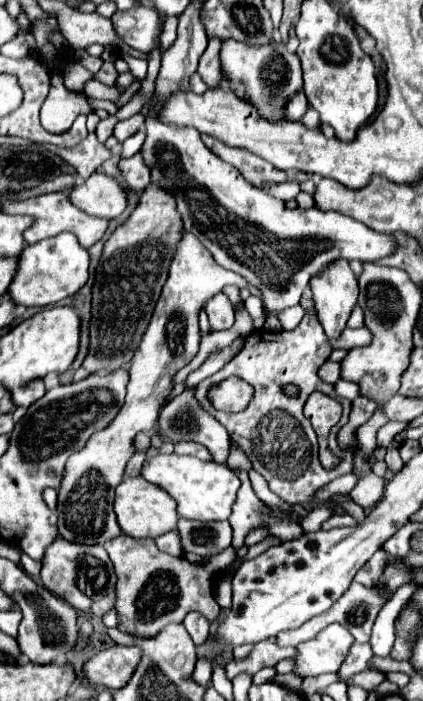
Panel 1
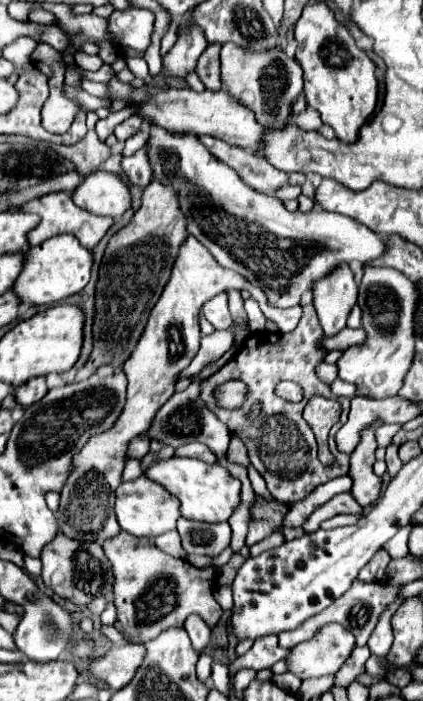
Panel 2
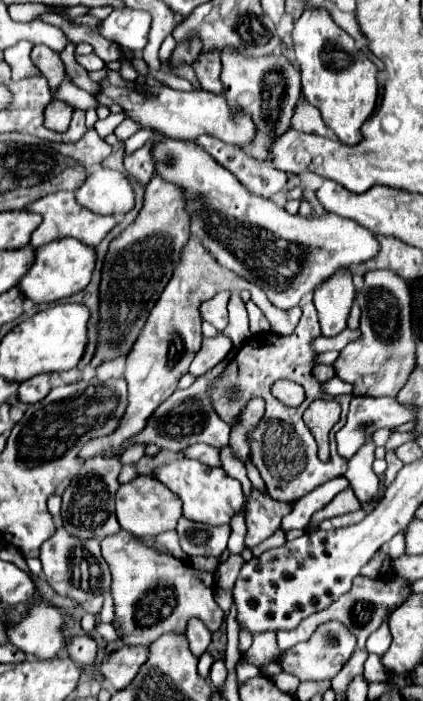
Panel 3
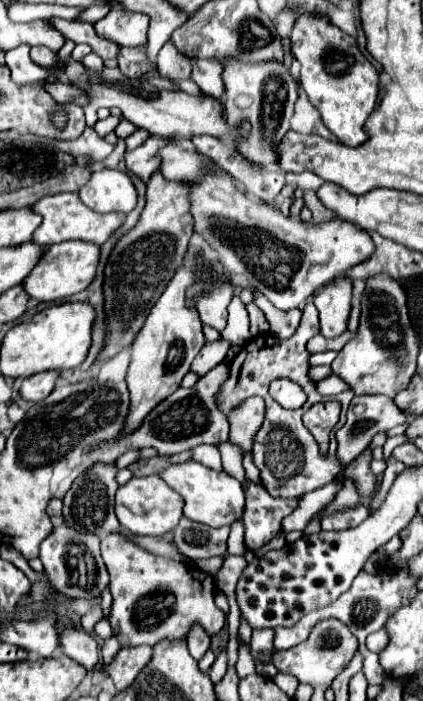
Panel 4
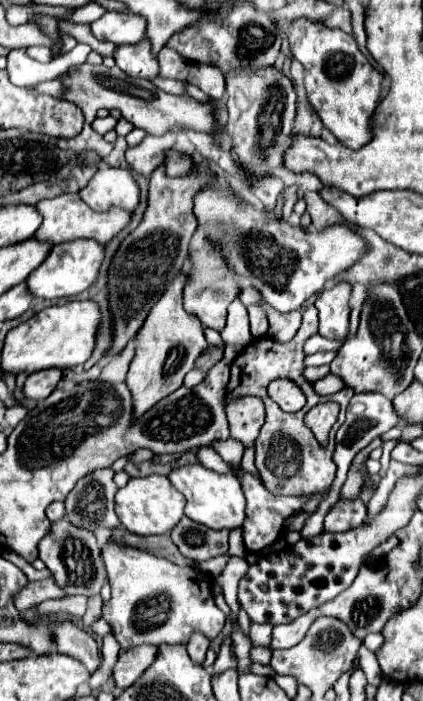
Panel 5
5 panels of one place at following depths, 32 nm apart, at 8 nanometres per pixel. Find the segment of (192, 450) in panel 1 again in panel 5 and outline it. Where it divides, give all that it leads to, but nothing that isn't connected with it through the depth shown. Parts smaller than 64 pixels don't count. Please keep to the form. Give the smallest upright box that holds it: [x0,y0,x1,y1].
[194,446,230,474]

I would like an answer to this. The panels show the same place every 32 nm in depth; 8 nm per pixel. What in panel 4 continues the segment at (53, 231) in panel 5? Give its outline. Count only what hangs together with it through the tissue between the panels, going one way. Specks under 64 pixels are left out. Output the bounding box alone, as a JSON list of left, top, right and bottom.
[30,192,124,246]

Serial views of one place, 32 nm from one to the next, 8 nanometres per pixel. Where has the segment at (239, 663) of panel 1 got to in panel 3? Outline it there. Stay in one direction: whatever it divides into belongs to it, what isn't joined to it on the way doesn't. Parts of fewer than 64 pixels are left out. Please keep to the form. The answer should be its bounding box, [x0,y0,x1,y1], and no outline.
[240,632,282,668]

